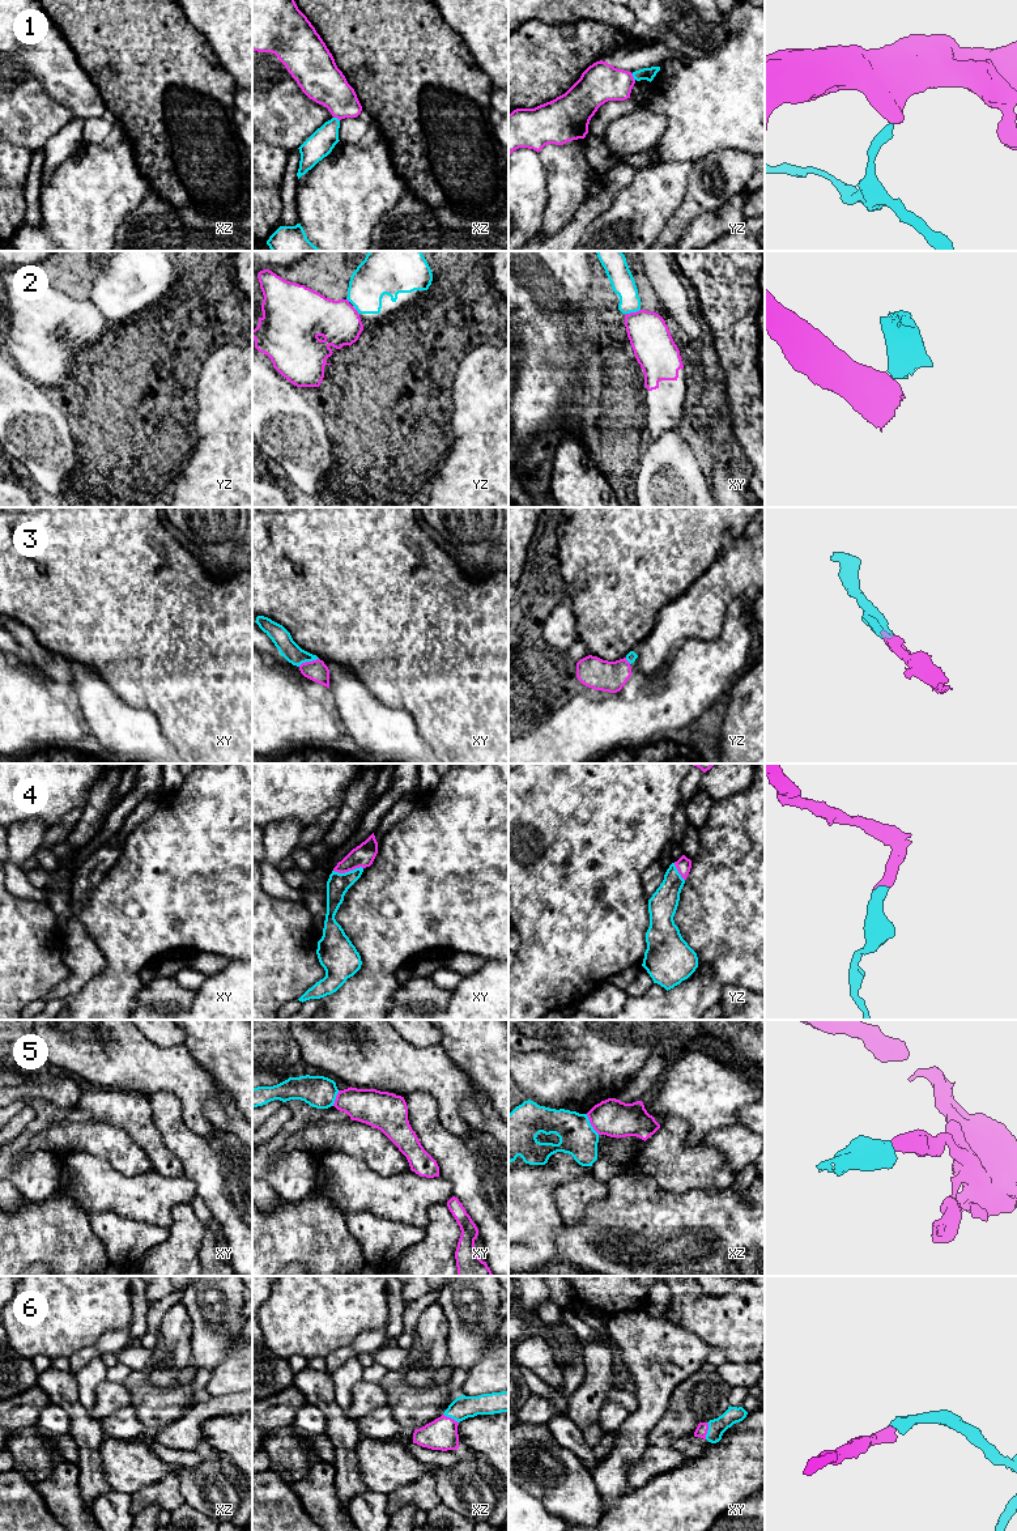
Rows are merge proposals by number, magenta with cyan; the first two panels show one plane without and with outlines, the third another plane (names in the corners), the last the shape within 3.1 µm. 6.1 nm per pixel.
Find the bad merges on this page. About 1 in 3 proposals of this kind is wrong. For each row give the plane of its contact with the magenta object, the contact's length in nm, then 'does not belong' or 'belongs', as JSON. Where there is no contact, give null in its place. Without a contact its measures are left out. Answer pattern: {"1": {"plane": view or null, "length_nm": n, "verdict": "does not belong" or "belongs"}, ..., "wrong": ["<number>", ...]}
{"1": {"plane": "yz", "length_nm": 50, "verdict": "does not belong"}, "2": {"plane": "xy", "length_nm": 90, "verdict": "does not belong"}, "3": {"plane": "xy", "length_nm": 140, "verdict": "belongs"}, "4": {"plane": "xy", "length_nm": 190, "verdict": "belongs"}, "5": {"plane": "xz", "length_nm": 150, "verdict": "does not belong"}, "6": {"plane": "xy", "length_nm": 110, "verdict": "belongs"}, "wrong": ["1", "2", "5"]}

